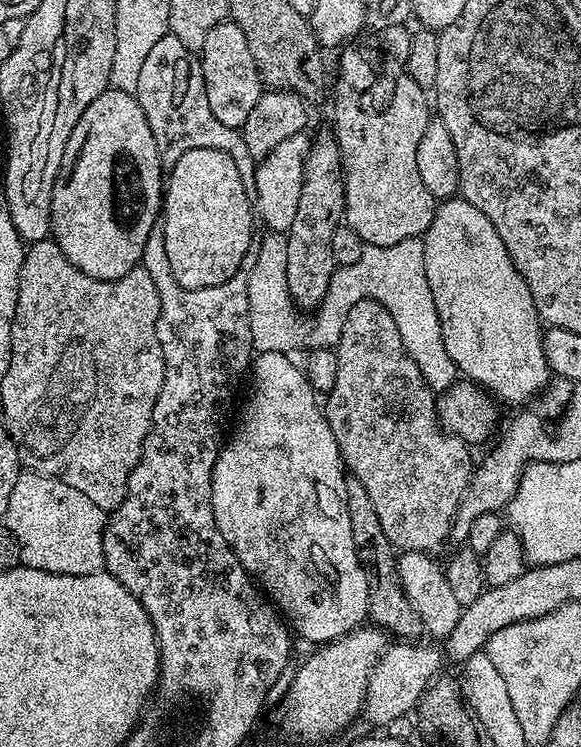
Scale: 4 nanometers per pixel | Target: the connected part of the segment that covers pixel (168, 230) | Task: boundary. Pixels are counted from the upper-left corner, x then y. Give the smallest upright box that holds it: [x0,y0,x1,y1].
[160,147,254,289]

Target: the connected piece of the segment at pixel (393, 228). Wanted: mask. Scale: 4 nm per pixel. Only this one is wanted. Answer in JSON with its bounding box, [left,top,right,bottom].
[332,74,436,248]

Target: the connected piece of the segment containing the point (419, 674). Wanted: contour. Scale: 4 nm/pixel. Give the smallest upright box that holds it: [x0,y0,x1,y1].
[362,642,441,730]

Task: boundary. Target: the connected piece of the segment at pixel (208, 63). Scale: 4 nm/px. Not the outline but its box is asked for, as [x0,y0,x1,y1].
[198,22,262,129]

